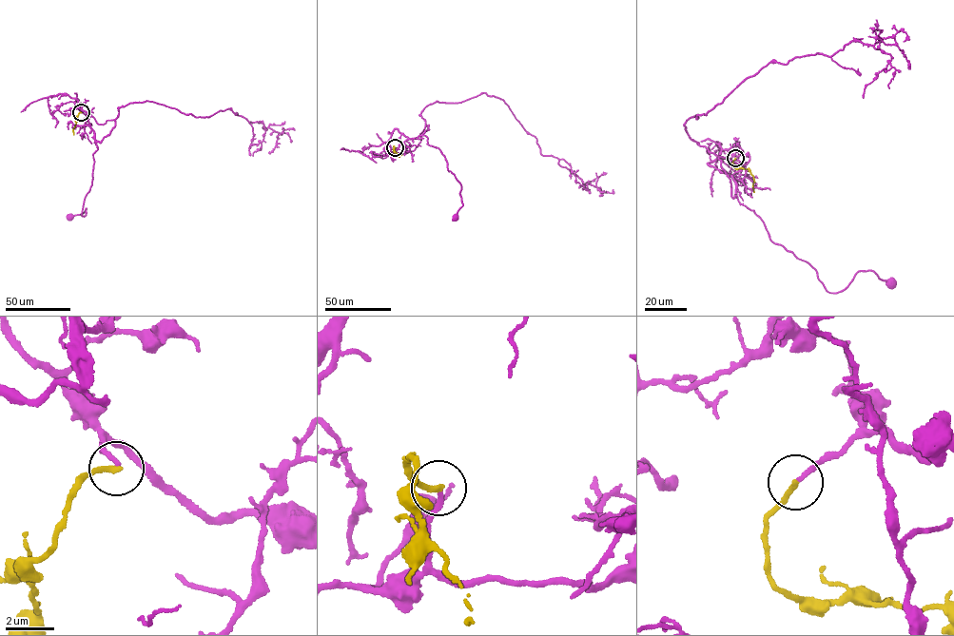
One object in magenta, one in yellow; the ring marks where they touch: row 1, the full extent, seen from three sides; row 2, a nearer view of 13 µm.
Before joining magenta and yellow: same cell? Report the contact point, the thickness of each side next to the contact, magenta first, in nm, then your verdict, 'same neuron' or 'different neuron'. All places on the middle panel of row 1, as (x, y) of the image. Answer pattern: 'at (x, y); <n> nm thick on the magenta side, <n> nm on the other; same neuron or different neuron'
at (395, 147); 170 nm thick on the magenta side, 260 nm on the other; same neuron

